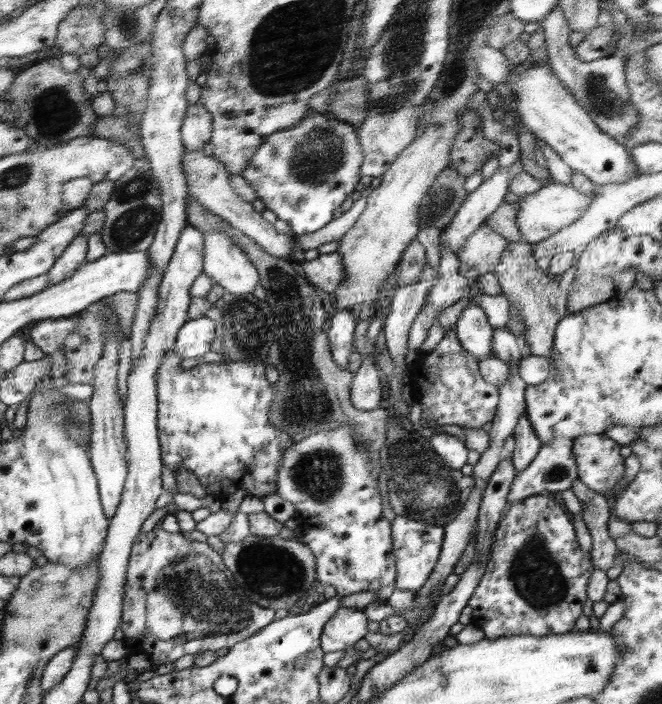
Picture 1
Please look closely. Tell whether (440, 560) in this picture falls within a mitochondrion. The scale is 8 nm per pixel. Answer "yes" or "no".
no

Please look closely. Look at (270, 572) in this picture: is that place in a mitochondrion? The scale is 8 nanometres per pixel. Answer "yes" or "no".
yes

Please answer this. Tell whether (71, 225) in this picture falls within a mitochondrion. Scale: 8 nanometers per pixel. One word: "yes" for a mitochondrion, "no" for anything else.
no

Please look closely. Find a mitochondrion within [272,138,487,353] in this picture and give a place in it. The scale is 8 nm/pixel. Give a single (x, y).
(440, 203)

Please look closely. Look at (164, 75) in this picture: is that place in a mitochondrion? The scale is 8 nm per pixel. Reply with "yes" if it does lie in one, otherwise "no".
no

